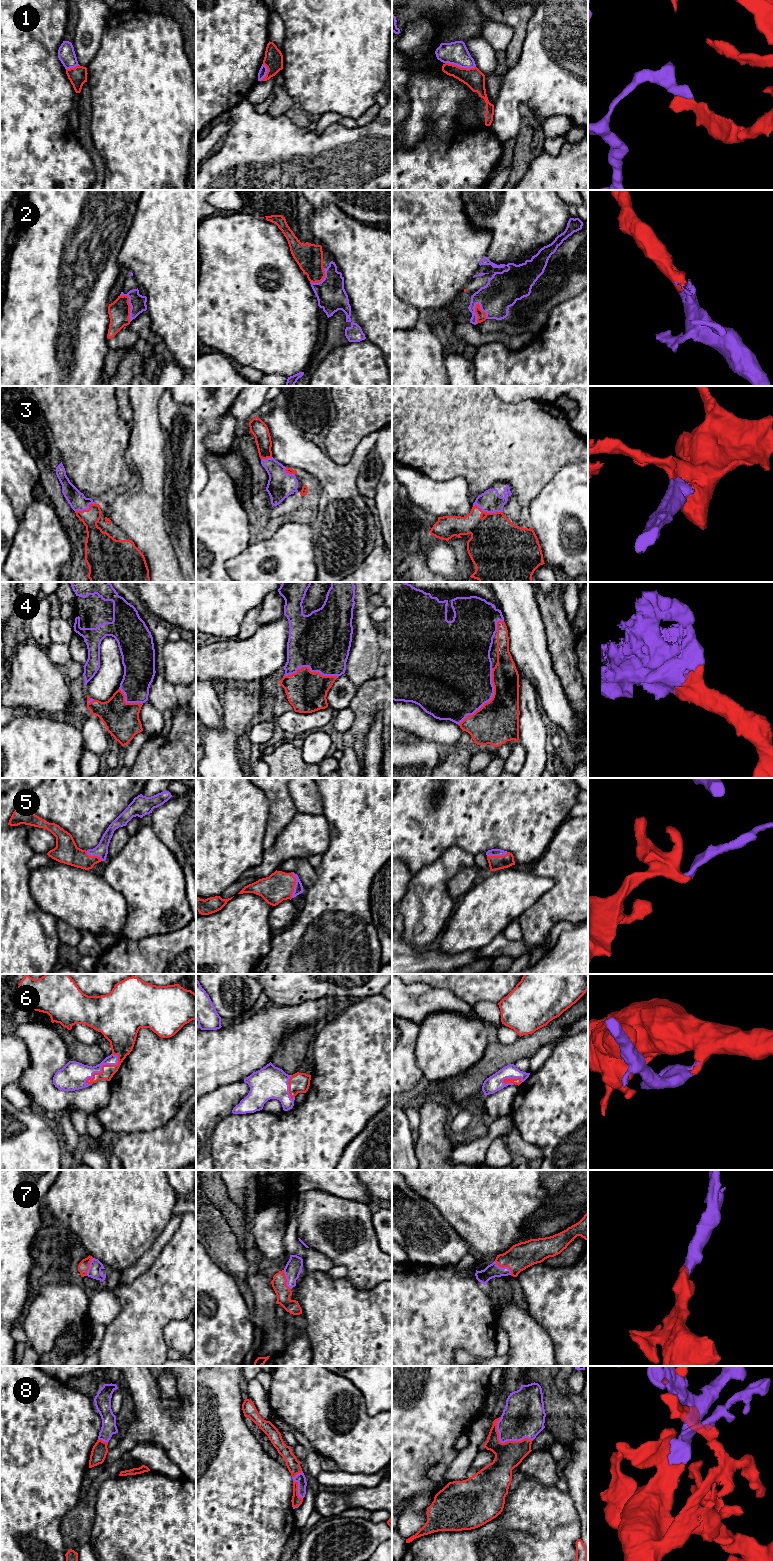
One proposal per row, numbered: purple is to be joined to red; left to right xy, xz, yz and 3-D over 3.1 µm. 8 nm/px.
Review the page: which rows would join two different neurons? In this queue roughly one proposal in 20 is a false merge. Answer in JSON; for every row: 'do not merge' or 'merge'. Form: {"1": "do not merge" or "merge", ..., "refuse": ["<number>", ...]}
{"1": "do not merge", "2": "merge", "3": "merge", "4": "merge", "5": "merge", "6": "merge", "7": "merge", "8": "merge", "refuse": ["1"]}

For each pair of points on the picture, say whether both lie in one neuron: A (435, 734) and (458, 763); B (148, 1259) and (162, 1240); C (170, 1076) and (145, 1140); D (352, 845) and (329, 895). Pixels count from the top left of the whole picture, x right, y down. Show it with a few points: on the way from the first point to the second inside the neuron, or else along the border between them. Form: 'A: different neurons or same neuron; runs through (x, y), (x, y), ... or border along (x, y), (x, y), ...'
A: different neurons; border along (457, 744), (453, 748)
B: same neuron; runs through (152, 1254), (158, 1245)
C: different neurons; border along (168, 1120), (162, 1126), (149, 1131), (125, 1134)
D: same neuron; runs through (352, 857), (344, 880), (341, 883)

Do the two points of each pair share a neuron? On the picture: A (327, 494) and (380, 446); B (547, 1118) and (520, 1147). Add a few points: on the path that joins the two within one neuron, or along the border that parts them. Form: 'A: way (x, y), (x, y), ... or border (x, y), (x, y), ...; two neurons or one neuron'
A: border (379, 431), (379, 436), (373, 447); two neurons
B: border (514, 1126), (526, 1141), (542, 1151), (542, 1157); two neurons

